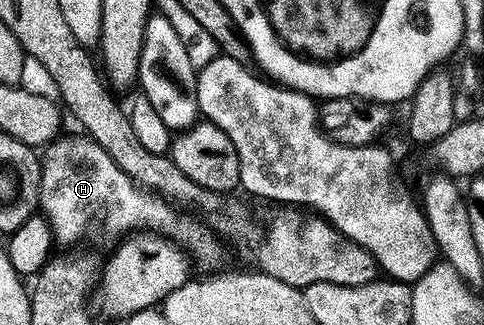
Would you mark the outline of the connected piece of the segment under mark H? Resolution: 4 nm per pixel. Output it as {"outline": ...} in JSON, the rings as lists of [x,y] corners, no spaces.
{"outline":[[[62,135],[48,145],[44,152],[45,157],[41,160],[39,212],[48,222],[58,245],[79,243],[84,238],[85,231],[97,219],[101,219],[106,230],[116,238],[142,230],[161,233],[176,241],[194,261],[197,259],[203,267],[209,268],[205,270],[218,267],[216,264],[221,260],[222,241],[215,235],[214,229],[208,223],[178,210],[165,197],[138,186],[119,166],[115,166],[111,154],[107,154],[103,146],[96,144],[88,136]]]}

